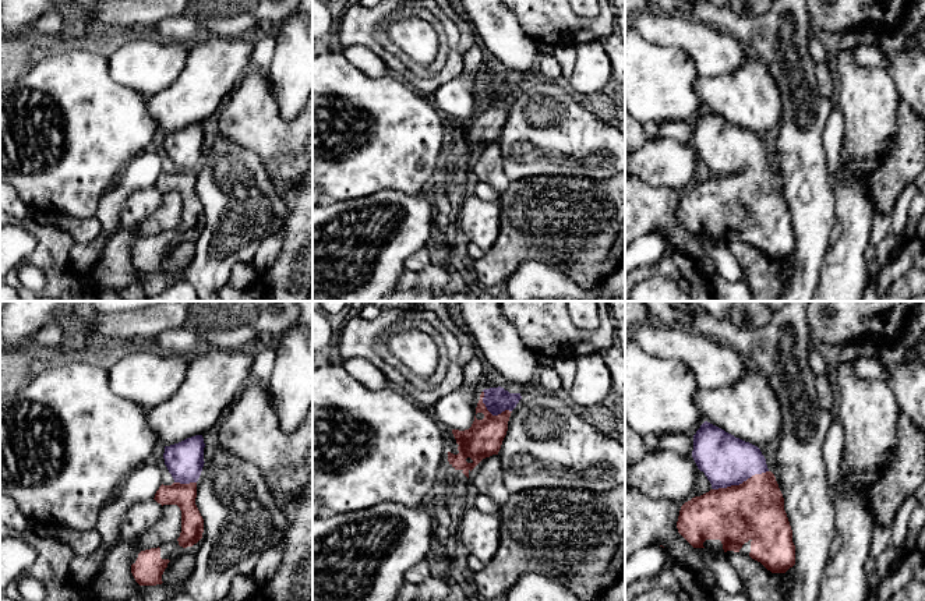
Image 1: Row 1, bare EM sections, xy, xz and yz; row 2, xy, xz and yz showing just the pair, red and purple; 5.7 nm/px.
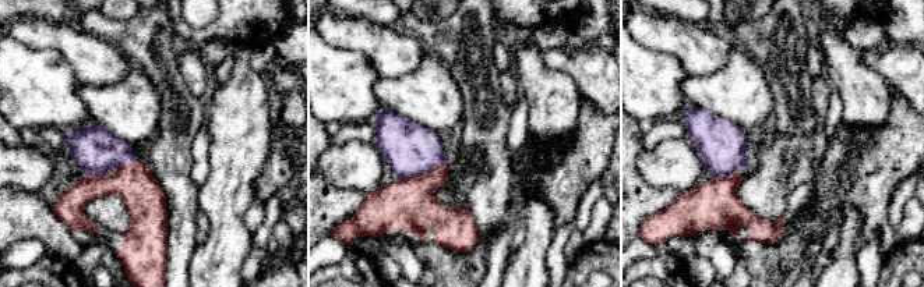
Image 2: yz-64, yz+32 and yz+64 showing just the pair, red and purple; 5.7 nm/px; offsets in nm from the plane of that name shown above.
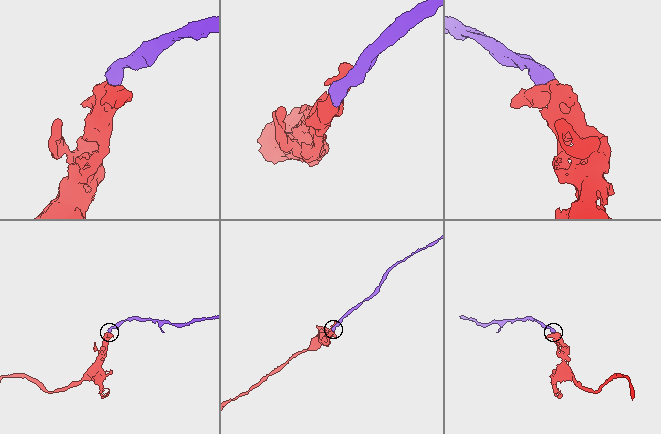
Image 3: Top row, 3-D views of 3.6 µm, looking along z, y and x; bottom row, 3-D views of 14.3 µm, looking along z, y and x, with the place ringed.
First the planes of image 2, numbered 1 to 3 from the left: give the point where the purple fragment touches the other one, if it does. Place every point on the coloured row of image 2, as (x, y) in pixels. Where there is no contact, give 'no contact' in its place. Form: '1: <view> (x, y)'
1: yz-64 (95, 176)
2: yz+32 (420, 174)
3: yz+64 (725, 177)

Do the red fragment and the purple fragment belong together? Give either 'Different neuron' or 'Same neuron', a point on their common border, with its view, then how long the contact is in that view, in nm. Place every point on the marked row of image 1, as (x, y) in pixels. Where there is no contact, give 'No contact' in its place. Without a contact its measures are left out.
Same neuron. Touches red at yz (740, 484). Shared border 340 nm

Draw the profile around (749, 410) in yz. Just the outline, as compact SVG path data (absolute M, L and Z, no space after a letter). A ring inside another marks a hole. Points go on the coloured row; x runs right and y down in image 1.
M751 364L734 385L699 389L695 403L707 423L758 448L781 436L779 399L769 379Z

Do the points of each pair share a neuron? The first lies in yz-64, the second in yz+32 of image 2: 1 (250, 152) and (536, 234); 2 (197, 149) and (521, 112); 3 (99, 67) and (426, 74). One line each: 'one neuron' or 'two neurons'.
1: one neuron
2: one neuron
3: two neurons

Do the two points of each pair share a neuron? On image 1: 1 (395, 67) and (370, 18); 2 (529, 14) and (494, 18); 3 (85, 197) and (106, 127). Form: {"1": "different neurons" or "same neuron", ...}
{"1": "same neuron", "2": "different neurons", "3": "same neuron"}

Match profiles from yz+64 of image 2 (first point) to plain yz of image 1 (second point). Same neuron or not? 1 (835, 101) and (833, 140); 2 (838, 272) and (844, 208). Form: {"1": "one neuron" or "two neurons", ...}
{"1": "one neuron", "2": "one neuron"}

